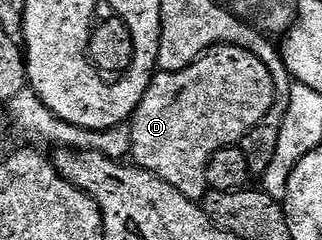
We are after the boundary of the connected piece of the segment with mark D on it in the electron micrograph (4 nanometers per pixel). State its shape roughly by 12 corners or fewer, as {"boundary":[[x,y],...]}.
{"boundary":[[202,51],[153,71],[124,166],[188,200],[271,102],[255,65]]}

